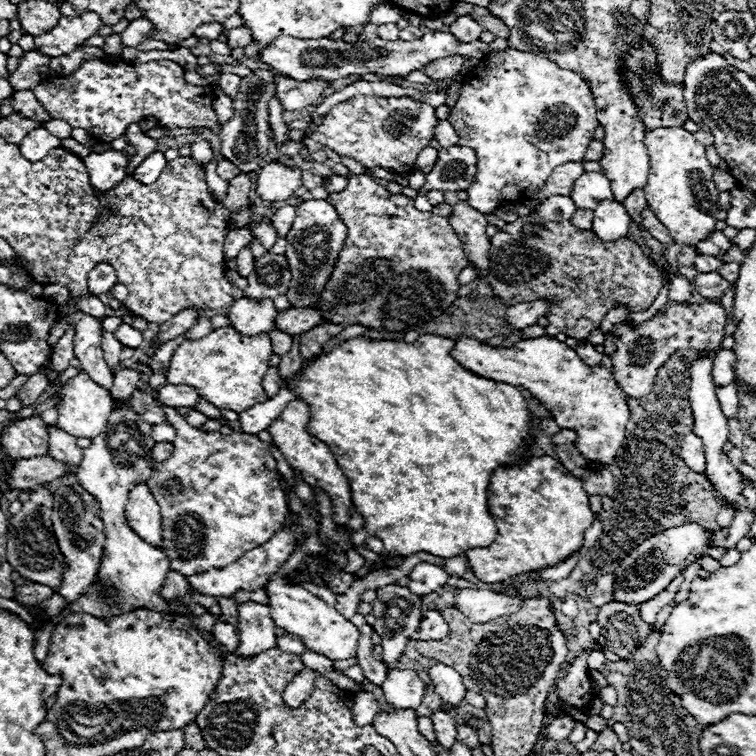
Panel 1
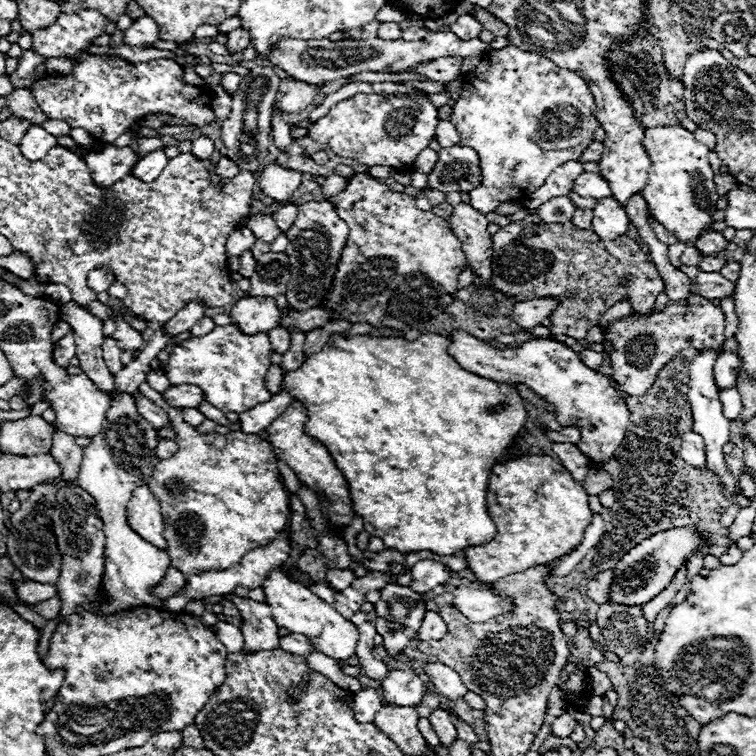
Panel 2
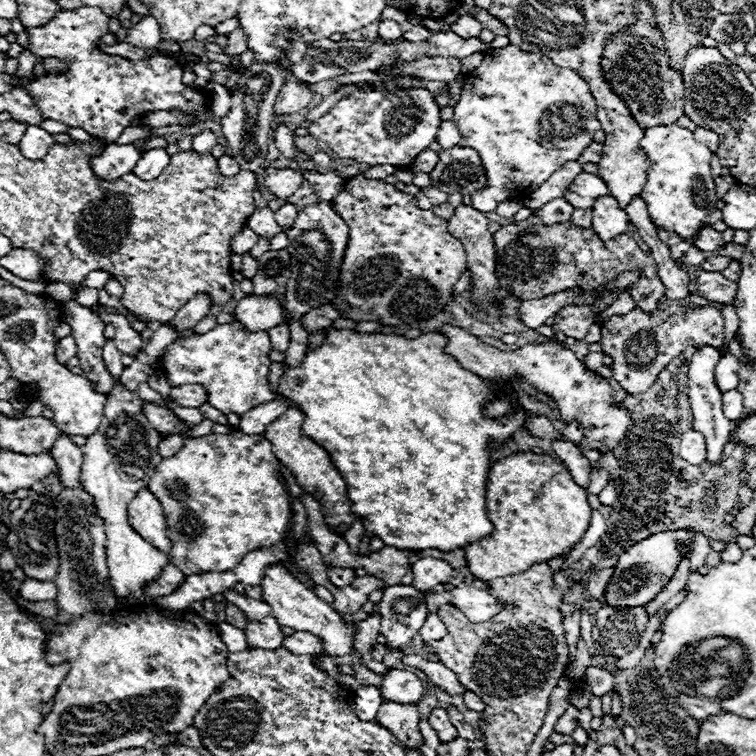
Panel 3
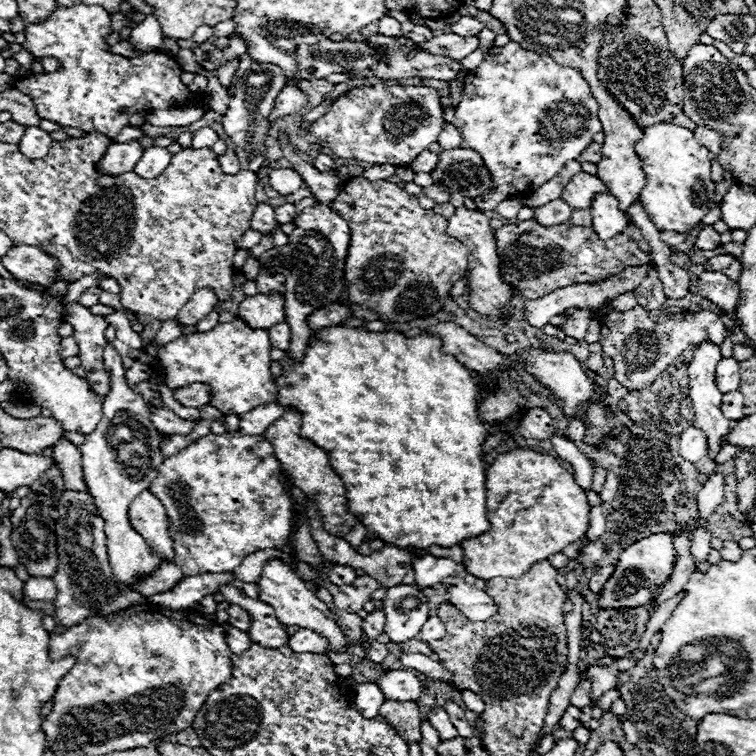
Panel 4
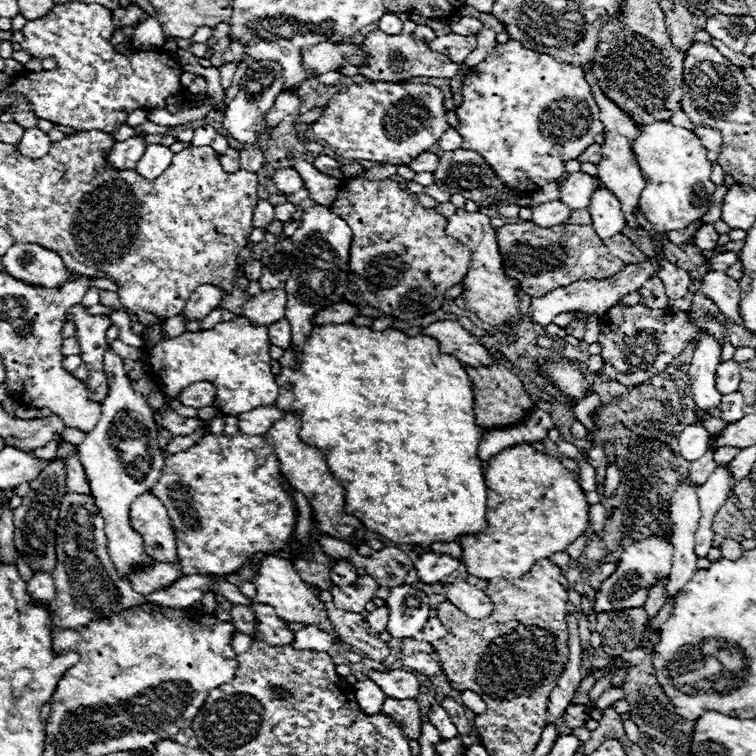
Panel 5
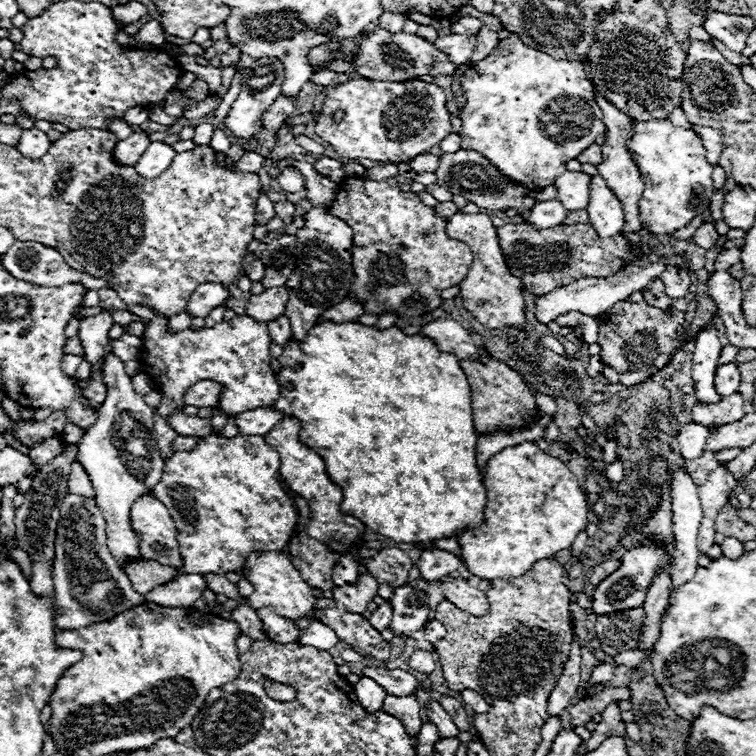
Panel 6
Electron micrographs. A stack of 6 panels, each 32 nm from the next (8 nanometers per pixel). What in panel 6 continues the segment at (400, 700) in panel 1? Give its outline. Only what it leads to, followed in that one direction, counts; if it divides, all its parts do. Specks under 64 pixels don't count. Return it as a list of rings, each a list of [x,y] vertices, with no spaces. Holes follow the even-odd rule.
[[[366,668],[364,676],[370,676],[378,684],[382,684],[386,694],[392,696],[410,696],[416,694],[416,678],[406,670],[386,670],[386,668]]]

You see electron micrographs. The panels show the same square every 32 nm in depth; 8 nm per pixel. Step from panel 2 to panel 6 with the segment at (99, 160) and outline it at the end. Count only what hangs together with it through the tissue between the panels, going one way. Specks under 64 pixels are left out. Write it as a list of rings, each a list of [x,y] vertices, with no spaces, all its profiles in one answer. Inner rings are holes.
[[[134,132],[132,136],[128,136],[126,140],[120,140],[116,144],[116,150],[114,150],[114,160],[124,164],[124,166],[134,166],[140,156],[144,154],[144,148],[148,148],[150,140],[148,140],[148,134],[146,132]]]

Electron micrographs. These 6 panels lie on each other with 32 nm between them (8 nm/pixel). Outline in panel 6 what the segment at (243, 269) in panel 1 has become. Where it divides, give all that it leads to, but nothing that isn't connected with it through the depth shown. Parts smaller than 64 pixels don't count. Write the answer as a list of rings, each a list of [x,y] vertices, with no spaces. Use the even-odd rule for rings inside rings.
[[[250,260],[250,262],[244,266],[242,274],[248,276],[252,282],[256,282],[256,280],[260,280],[262,274],[264,274],[264,264],[262,264],[260,260]]]

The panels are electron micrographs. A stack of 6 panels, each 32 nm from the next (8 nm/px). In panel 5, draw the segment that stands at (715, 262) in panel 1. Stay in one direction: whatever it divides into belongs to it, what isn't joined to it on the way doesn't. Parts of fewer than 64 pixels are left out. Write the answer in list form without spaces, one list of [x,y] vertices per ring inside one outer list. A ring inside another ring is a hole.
[[[724,252],[724,254],[718,254],[718,256],[714,256],[714,258],[710,258],[710,268],[712,270],[726,270],[726,268],[730,268],[734,262],[738,262],[740,258],[738,258],[738,254],[736,252]]]

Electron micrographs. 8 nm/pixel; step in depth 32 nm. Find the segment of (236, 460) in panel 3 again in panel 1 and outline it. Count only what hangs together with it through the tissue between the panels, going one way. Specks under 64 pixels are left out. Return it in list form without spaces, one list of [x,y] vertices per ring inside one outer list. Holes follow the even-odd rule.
[[[162,408],[168,414],[168,422],[176,428],[176,438],[172,442],[174,452],[164,464],[154,468],[146,484],[150,492],[154,492],[162,512],[162,548],[170,560],[170,570],[176,570],[182,576],[192,576],[210,568],[224,568],[242,558],[248,550],[266,544],[288,520],[290,510],[276,470],[276,460],[257,435],[233,432],[224,436],[220,432],[202,432],[192,428],[174,412],[174,408]]]

